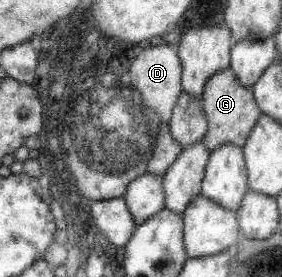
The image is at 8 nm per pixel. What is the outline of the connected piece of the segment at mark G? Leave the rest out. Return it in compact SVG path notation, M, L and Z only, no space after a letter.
M227 68L218 71L209 79L209 82L205 84L201 99L209 121L207 134L202 140L206 148L209 151L214 151L216 147L224 145L224 143L234 143L241 148L262 114L261 109L253 99L252 90L244 87L244 84L240 83Z

